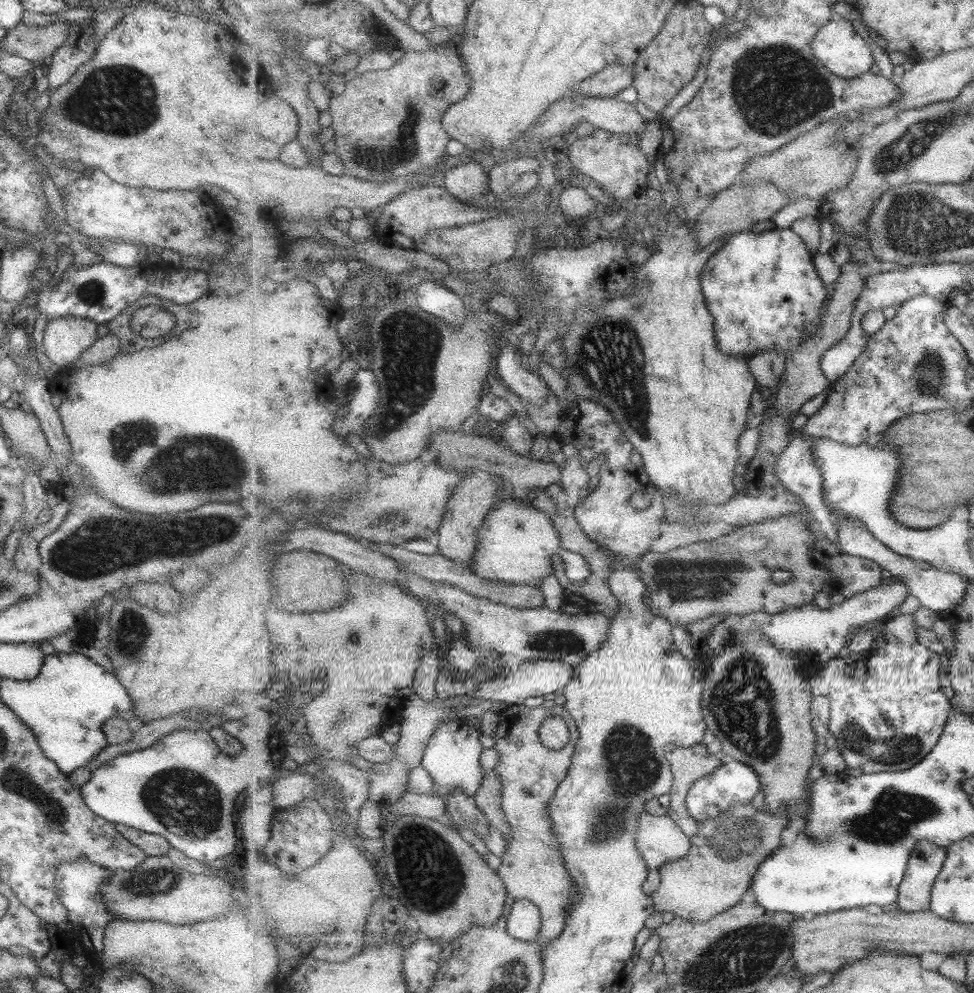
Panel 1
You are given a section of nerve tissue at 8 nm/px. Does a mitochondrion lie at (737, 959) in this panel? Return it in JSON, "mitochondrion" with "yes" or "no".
{"mitochondrion":"yes"}

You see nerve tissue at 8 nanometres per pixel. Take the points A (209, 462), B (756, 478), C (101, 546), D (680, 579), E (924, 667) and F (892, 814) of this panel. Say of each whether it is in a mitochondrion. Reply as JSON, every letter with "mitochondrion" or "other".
{"A":"mitochondrion","B":"other","C":"mitochondrion","D":"mitochondrion","E":"other","F":"mitochondrion"}

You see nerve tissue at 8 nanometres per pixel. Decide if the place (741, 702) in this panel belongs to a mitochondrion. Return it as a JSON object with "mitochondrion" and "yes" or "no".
{"mitochondrion":"yes"}

